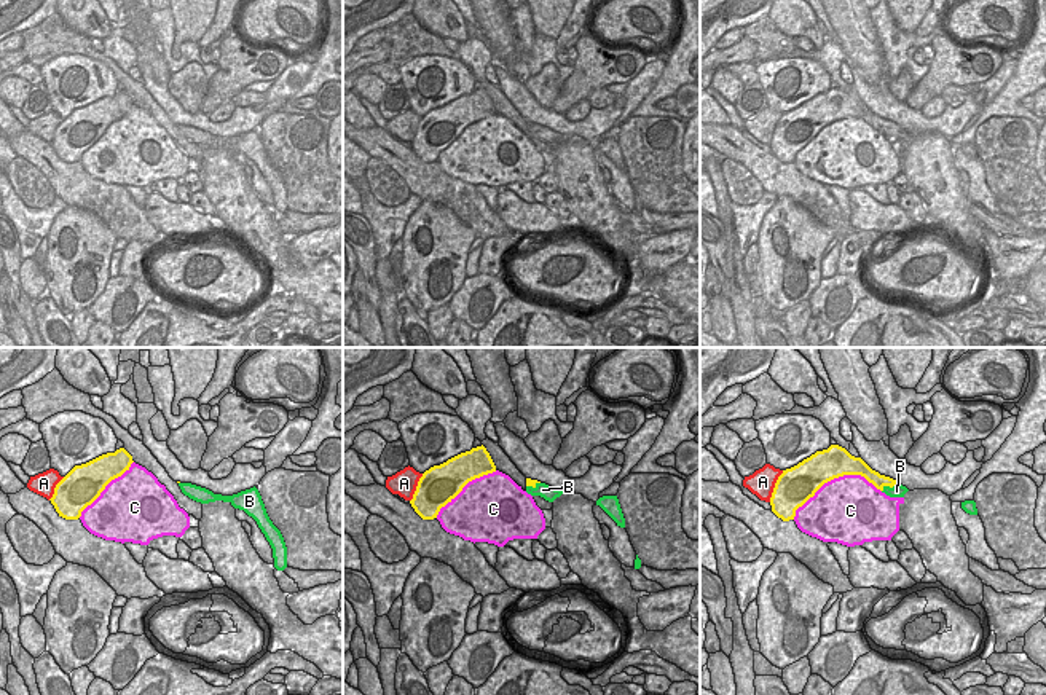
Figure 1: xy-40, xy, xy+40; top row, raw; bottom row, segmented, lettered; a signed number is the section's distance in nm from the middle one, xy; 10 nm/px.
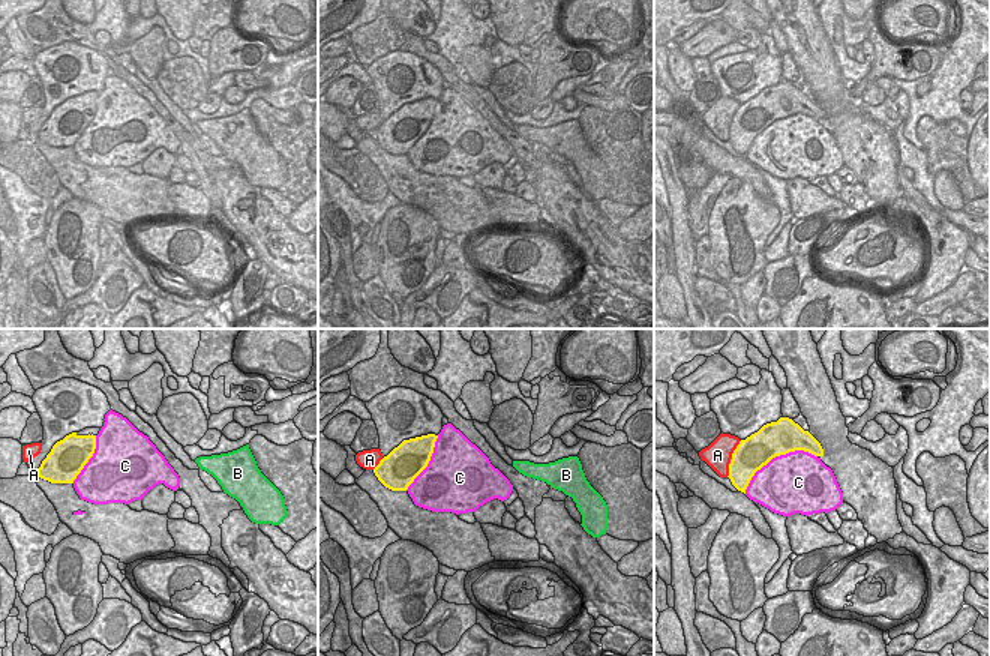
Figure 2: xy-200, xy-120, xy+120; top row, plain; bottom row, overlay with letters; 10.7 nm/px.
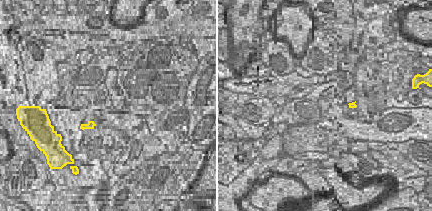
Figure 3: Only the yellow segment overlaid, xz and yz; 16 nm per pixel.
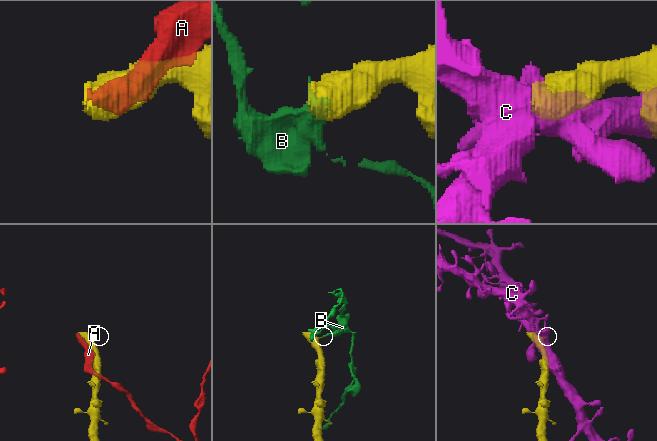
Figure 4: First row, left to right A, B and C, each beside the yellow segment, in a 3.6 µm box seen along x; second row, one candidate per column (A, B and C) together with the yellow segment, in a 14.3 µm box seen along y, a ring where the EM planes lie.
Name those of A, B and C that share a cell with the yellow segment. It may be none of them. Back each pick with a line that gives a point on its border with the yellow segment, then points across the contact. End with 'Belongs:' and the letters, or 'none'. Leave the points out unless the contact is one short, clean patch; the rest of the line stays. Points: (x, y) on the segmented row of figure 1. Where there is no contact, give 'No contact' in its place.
Belongs: none.

